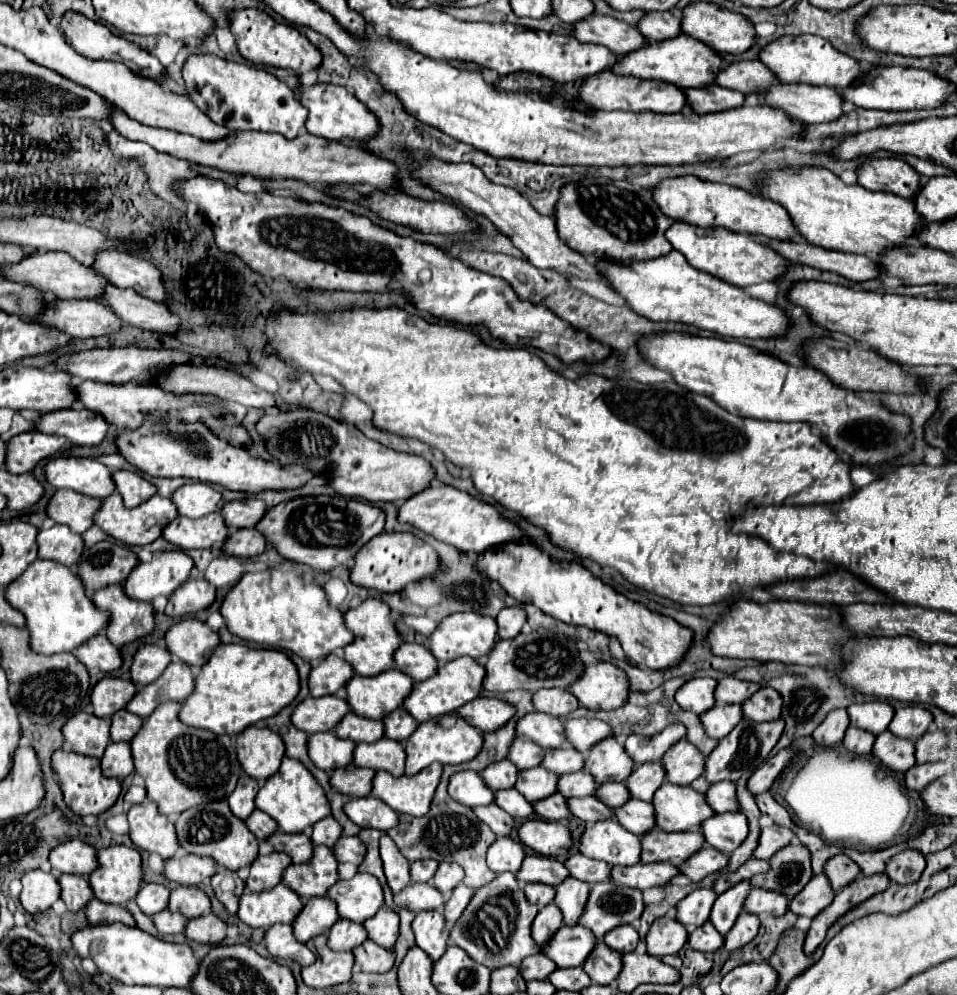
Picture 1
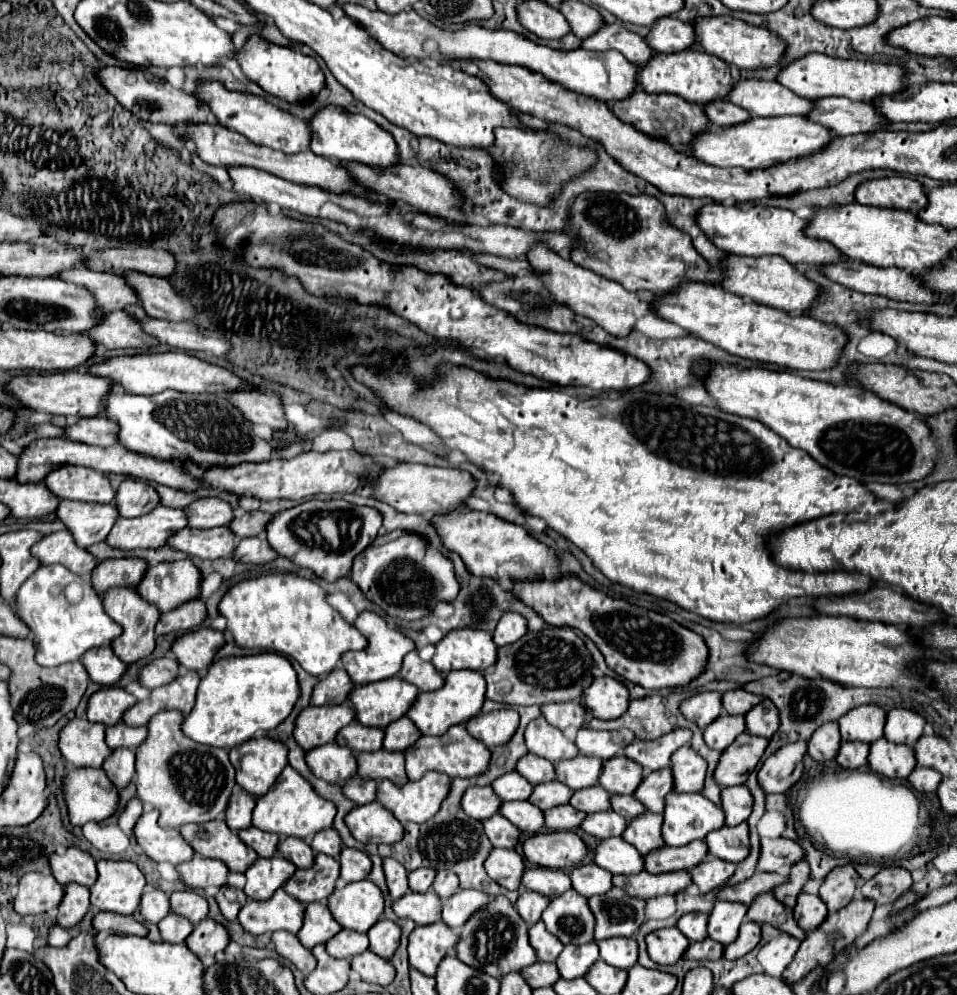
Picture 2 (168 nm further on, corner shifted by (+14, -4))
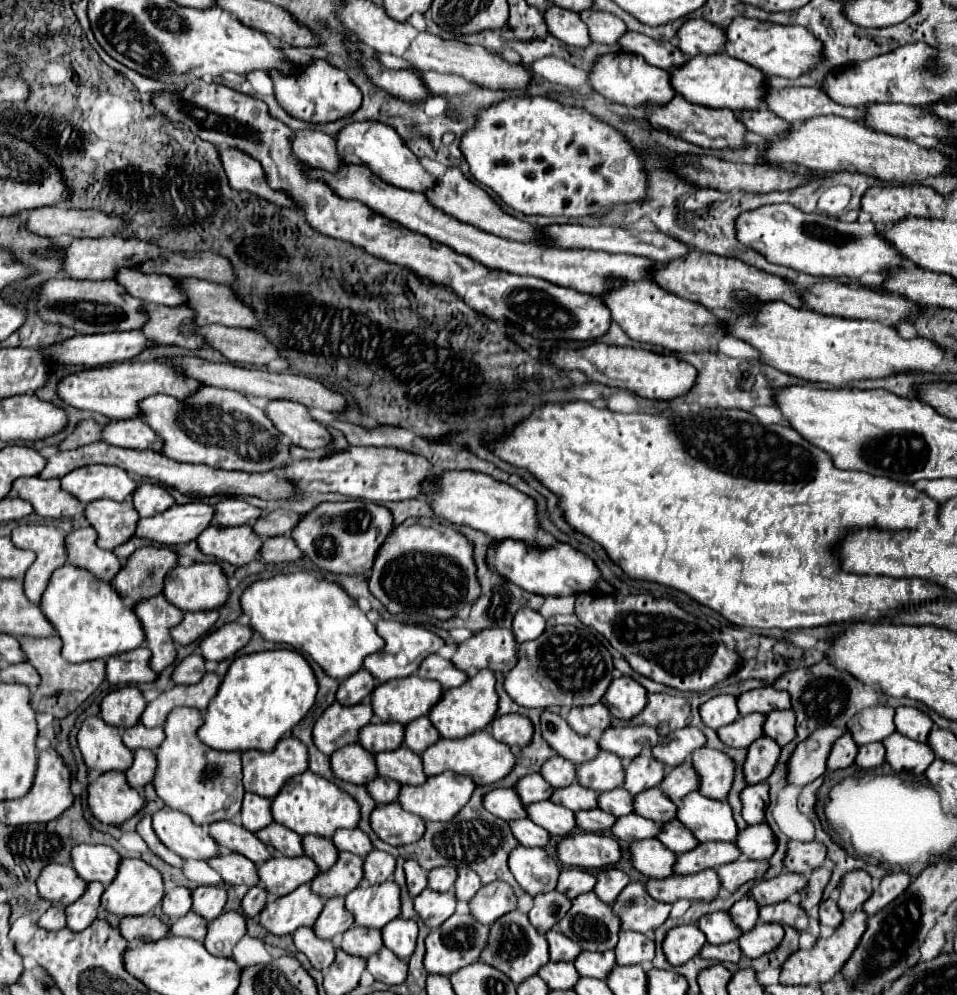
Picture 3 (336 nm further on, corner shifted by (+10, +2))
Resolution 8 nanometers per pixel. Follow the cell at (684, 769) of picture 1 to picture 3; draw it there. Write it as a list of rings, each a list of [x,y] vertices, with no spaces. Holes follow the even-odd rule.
[[[708,747],[696,749],[690,761],[700,779],[698,791],[710,799],[726,799],[734,779],[734,761],[726,753]]]

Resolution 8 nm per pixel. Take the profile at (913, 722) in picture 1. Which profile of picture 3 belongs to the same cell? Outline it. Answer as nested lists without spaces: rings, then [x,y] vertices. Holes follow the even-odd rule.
[[[898,707],[894,723],[898,733],[920,743],[926,743],[926,737],[932,729],[932,719],[916,707]]]

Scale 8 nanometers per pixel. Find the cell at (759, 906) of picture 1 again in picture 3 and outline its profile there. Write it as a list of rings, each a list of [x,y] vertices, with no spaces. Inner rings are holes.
[[[780,901],[774,905],[760,907],[760,921],[764,923],[778,923],[778,925],[794,925],[794,919],[802,913],[800,905],[790,901]]]

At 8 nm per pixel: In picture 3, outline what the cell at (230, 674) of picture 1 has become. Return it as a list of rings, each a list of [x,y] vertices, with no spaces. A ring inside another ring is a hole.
[[[290,649],[240,655],[228,667],[218,693],[204,711],[198,739],[212,749],[270,751],[314,705],[318,685],[308,661]]]

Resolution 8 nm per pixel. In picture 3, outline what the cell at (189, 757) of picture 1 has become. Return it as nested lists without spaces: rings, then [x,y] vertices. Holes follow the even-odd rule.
[[[176,707],[168,713],[166,723],[164,723],[166,739],[156,749],[158,765],[156,765],[154,781],[152,781],[156,795],[164,801],[166,807],[178,809],[178,811],[190,815],[196,825],[210,825],[210,823],[222,821],[222,819],[236,819],[240,813],[240,803],[242,803],[242,795],[244,795],[240,753],[216,751],[216,749],[210,749],[208,745],[202,745],[202,741],[198,741],[198,737],[196,737],[198,725],[202,725],[202,713],[198,709]]]

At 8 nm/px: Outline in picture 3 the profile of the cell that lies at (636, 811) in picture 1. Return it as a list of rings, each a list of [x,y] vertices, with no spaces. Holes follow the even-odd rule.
[[[668,821],[660,827],[660,833],[656,837],[666,849],[670,849],[672,853],[684,853],[688,849],[694,849],[698,845],[698,841],[694,841],[694,837],[688,833],[686,827],[682,827],[682,823]]]

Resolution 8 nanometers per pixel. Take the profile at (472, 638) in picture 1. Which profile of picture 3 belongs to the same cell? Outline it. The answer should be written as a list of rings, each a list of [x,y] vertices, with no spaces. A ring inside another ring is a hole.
[[[482,629],[462,641],[450,661],[466,673],[478,669],[506,673],[506,669],[514,667],[514,657],[516,643],[510,629]]]

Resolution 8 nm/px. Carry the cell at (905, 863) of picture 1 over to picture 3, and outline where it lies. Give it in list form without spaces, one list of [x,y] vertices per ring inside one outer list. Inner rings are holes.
[[[894,871],[890,875],[882,877],[882,881],[874,887],[872,895],[862,905],[862,909],[868,913],[868,917],[872,917],[882,907],[886,907],[890,901],[894,901],[908,887],[908,883],[910,883],[910,877],[906,871]]]

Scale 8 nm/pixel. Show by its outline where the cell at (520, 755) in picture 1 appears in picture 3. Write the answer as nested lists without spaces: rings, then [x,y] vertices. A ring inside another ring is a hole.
[[[556,755],[556,757],[550,757],[548,761],[542,763],[540,775],[546,781],[550,781],[552,787],[566,787],[566,785],[574,783],[574,769],[576,769],[574,763]]]

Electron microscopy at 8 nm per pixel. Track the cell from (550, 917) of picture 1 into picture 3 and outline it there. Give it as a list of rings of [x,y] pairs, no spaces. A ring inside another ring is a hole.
[[[550,929],[546,933],[548,947],[550,947],[550,961],[574,961],[582,947],[574,941],[570,941],[566,935],[558,933],[556,929]]]

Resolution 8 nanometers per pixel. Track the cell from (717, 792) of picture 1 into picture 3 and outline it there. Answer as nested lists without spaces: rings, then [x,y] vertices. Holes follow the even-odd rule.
[[[758,783],[758,785],[746,785],[740,793],[742,801],[742,817],[748,825],[762,823],[764,821],[764,811],[770,805],[768,799],[768,785]]]

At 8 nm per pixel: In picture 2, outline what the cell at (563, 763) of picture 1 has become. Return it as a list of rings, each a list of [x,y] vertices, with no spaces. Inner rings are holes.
[[[578,755],[576,759],[566,759],[562,763],[556,763],[556,779],[566,783],[570,789],[586,789],[592,785],[598,785],[598,777],[602,771],[604,761],[598,757],[586,757]]]

